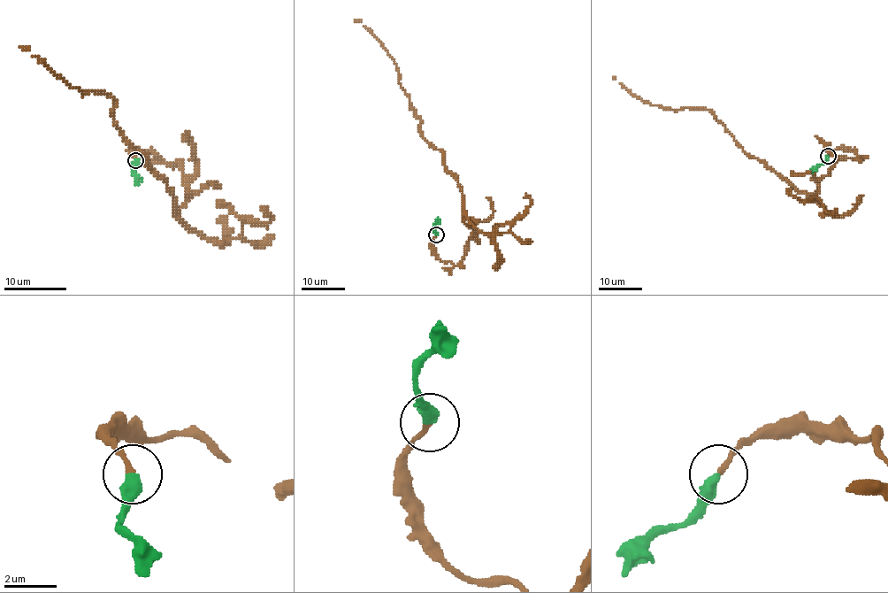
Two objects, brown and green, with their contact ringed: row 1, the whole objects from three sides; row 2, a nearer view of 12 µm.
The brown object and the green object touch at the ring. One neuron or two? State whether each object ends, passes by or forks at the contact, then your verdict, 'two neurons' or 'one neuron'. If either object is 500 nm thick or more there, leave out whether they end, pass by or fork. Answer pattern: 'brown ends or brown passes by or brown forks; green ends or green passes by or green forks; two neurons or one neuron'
brown ends; green ends; one neuron

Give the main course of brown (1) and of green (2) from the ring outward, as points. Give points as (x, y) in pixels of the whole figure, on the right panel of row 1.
1: (829, 156), (858, 157), (839, 158), (817, 189), (799, 192), (708, 110), (651, 105), (613, 76)
2: (829, 156), (812, 173)

